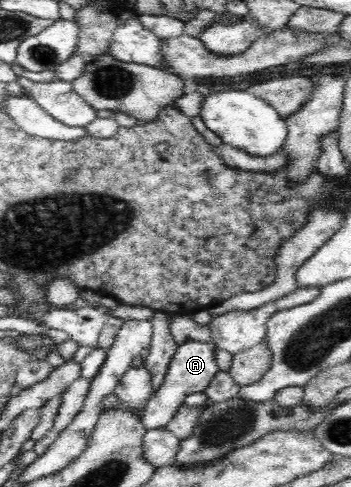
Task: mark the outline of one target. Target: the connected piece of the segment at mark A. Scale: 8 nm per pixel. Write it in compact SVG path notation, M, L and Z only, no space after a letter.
M190 341L178 346L170 365L164 383L158 387L150 399L145 403L141 415L141 422L146 429L160 429L166 427L174 414L184 407L184 399L190 393L203 392L219 371L216 363L217 346L212 341Z

